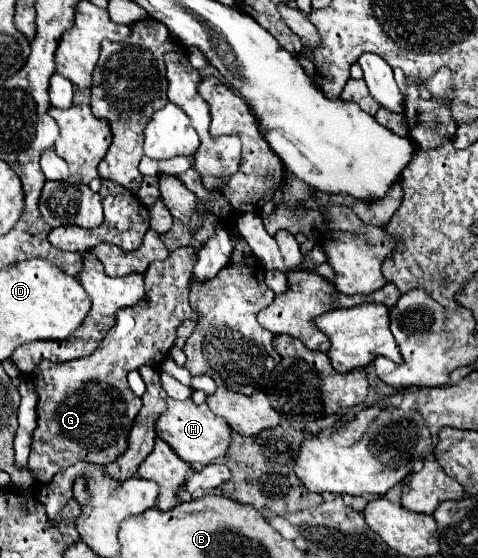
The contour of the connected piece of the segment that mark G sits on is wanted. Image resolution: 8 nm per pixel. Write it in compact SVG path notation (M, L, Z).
M193 247L175 249L165 261L153 261L145 271L145 297L141 299L141 303L117 311L117 323L105 335L103 343L99 343L93 355L65 363L41 361L35 367L33 385L39 395L39 403L37 403L37 429L33 433L33 447L29 455L29 471L37 481L49 483L57 471L63 471L69 465L75 465L77 461L107 465L127 451L127 437L141 409L141 399L131 389L127 389L127 373L131 369L139 369L141 365L153 365L153 367L161 365L167 359L169 349L175 345L177 327L187 319L199 321L199 313L195 313L189 305L189 283L195 261L197 251Z

